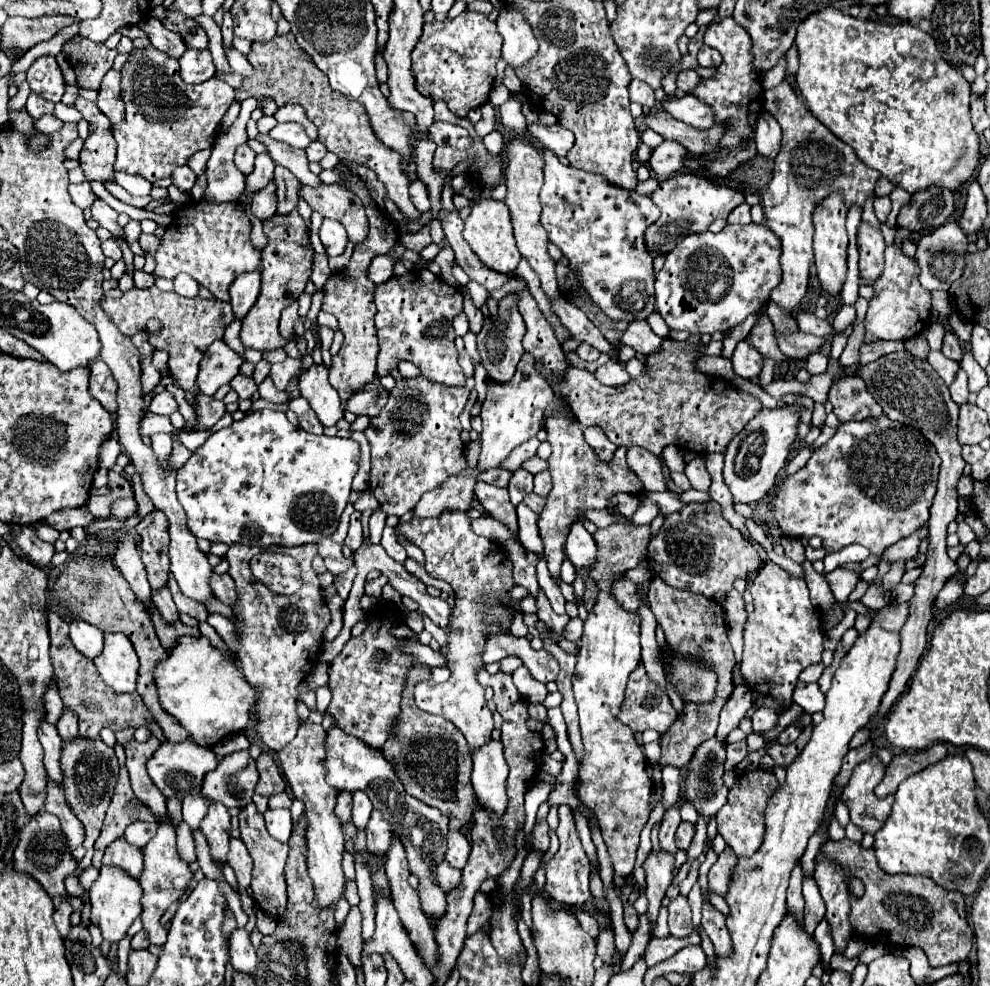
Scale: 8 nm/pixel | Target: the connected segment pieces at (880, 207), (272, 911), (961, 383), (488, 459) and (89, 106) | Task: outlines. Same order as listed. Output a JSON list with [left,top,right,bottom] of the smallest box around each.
[[874,196,890,222],[238,804,288,918],[948,370,968,404],[480,352,554,470],[74,98,116,184]]

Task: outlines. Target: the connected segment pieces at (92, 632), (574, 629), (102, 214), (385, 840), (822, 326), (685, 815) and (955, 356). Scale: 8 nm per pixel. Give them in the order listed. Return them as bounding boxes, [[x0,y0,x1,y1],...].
[[70,620,104,658],[562,618,582,642],[92,200,126,242],[366,810,392,854],[796,312,834,338],[680,802,698,828],[942,332,962,362]]

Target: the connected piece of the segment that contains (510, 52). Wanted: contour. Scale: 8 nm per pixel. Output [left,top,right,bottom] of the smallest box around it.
[496,8,538,68]

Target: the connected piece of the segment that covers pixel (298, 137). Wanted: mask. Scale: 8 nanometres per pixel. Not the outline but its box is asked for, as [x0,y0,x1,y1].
[270,122,310,150]

